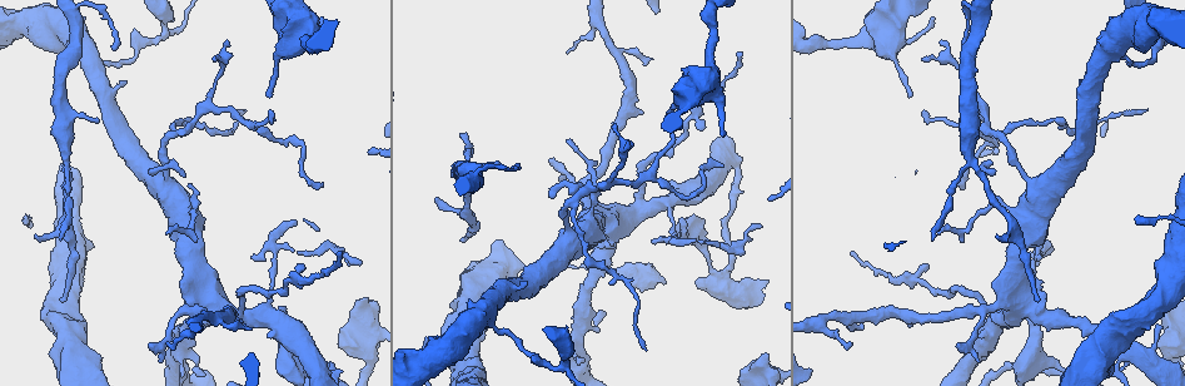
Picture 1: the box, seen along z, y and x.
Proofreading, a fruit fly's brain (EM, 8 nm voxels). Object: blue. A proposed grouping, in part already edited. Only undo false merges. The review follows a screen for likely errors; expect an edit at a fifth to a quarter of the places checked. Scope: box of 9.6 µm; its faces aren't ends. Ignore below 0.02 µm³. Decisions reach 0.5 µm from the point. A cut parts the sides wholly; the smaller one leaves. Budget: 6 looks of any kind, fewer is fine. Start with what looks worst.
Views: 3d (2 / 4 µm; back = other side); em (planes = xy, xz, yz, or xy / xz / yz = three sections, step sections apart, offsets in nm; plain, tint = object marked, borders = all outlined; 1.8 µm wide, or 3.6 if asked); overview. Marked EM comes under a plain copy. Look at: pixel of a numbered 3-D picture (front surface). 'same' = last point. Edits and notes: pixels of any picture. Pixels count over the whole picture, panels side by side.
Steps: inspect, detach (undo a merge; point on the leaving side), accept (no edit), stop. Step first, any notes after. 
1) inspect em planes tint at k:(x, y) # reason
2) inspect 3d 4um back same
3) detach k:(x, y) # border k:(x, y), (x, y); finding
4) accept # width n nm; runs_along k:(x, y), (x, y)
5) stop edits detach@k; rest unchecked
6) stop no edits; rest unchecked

inspect 3d 4um back at 1:(562, 368) # sharp bend

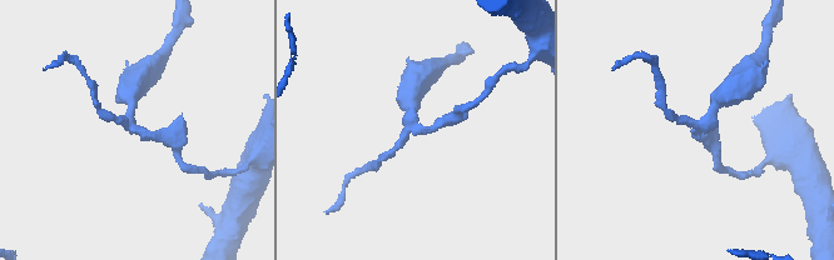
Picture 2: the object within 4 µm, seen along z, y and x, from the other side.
inspect em xy step 8 tint at 2:(135, 129) # arms 3; need the tissue

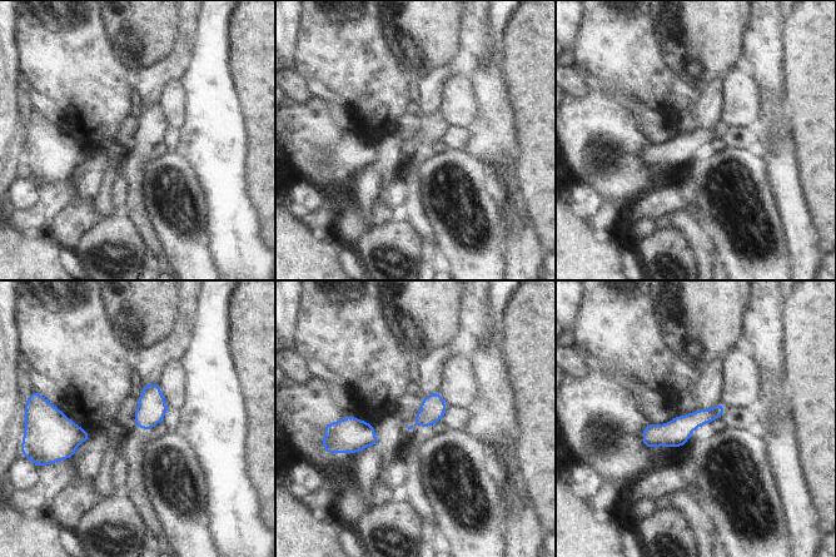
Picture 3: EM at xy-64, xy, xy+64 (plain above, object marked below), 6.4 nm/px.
inspect em planes borders same

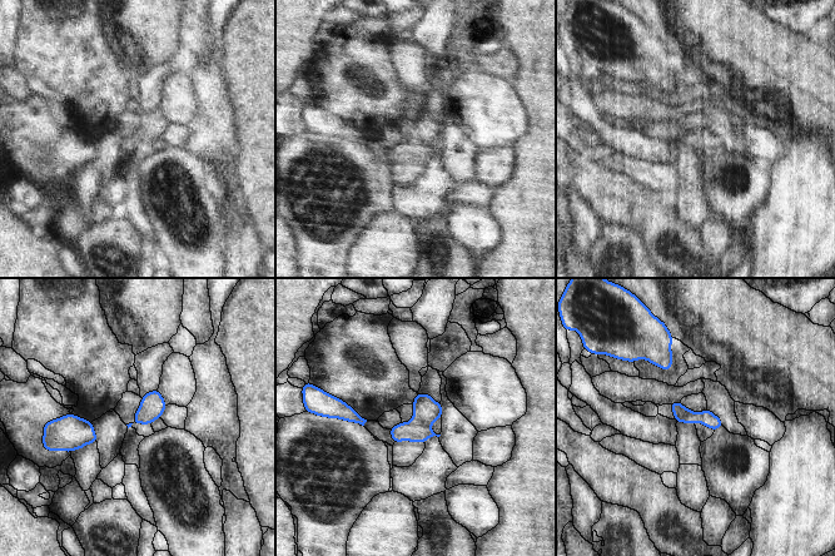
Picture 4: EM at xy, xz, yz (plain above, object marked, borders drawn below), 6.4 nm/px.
detach 4:(426, 410) # a second neuron is stuck on

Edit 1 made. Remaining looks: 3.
inspect overview # redraw

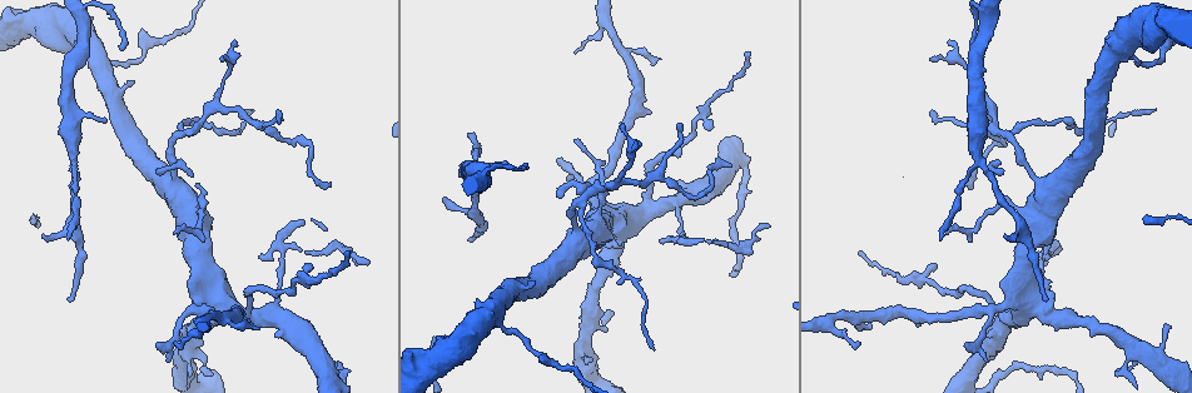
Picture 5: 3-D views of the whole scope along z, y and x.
inspect em planes tint at 5:(701, 195) # sharp bend

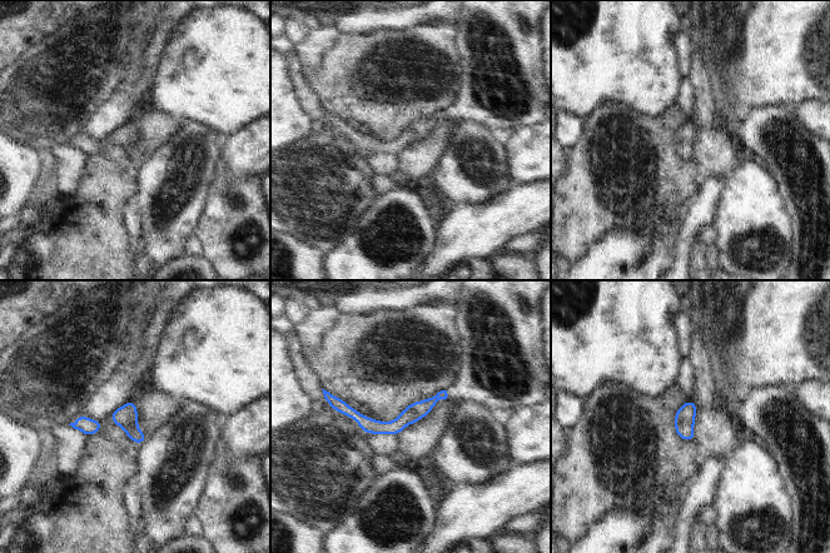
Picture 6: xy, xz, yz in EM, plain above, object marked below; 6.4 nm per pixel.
accept # runs_along 6:(443, 393), (396, 427), (337, 407); all the same neuron

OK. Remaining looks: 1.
inspect em yz step 16 tint at 5:(593, 179) # calibre changes

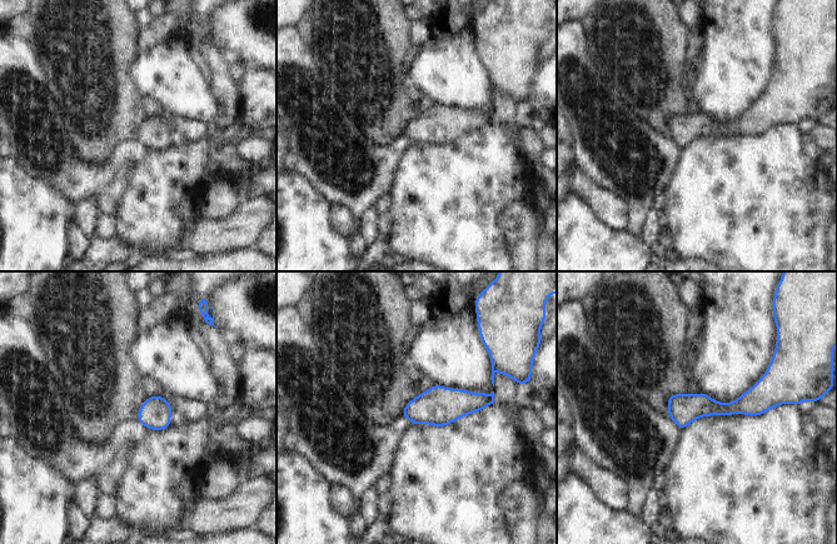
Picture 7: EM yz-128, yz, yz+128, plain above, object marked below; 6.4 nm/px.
accept # runs_along 7:(768, 399), (735, 408), (669, 403); all the same neuron

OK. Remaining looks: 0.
stop edits detach@4; rest unchecked

